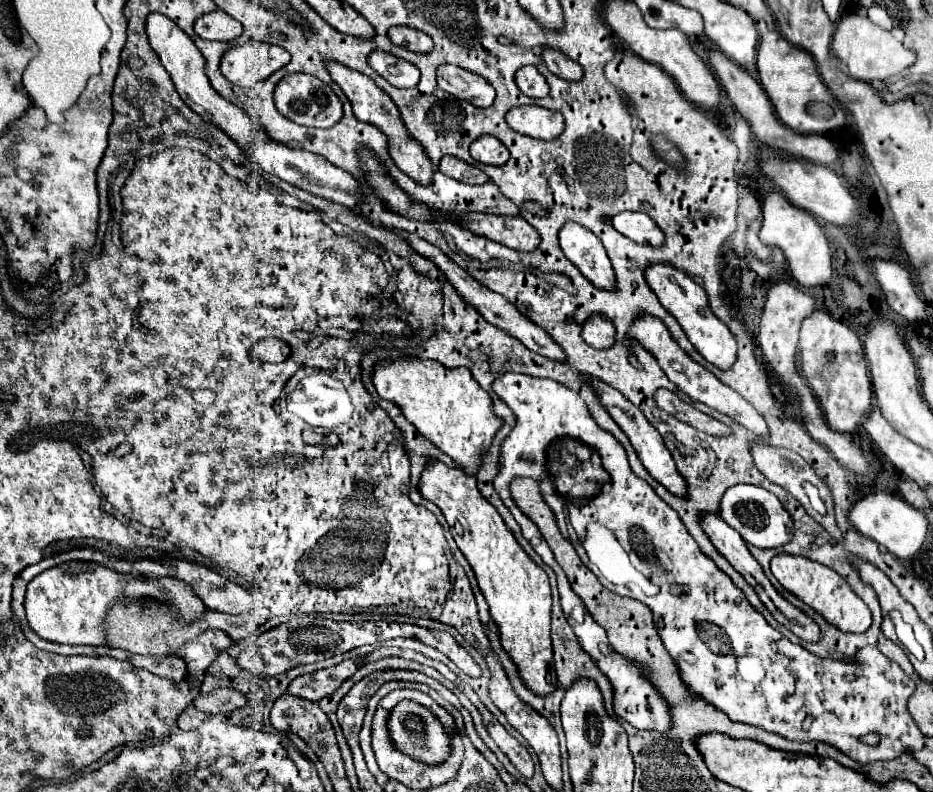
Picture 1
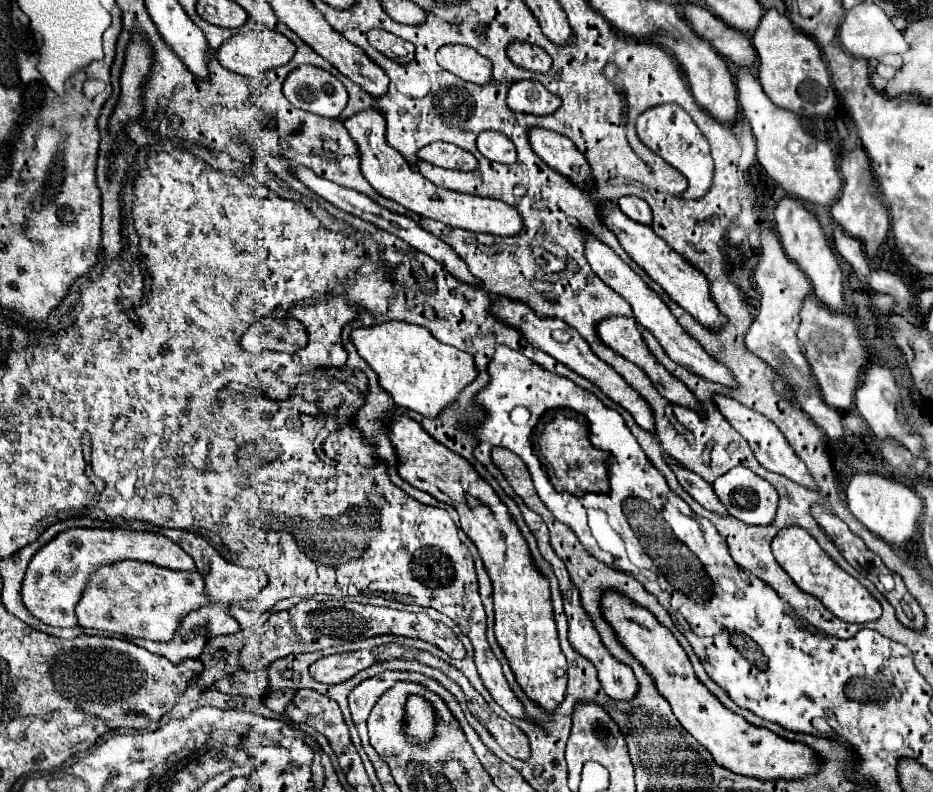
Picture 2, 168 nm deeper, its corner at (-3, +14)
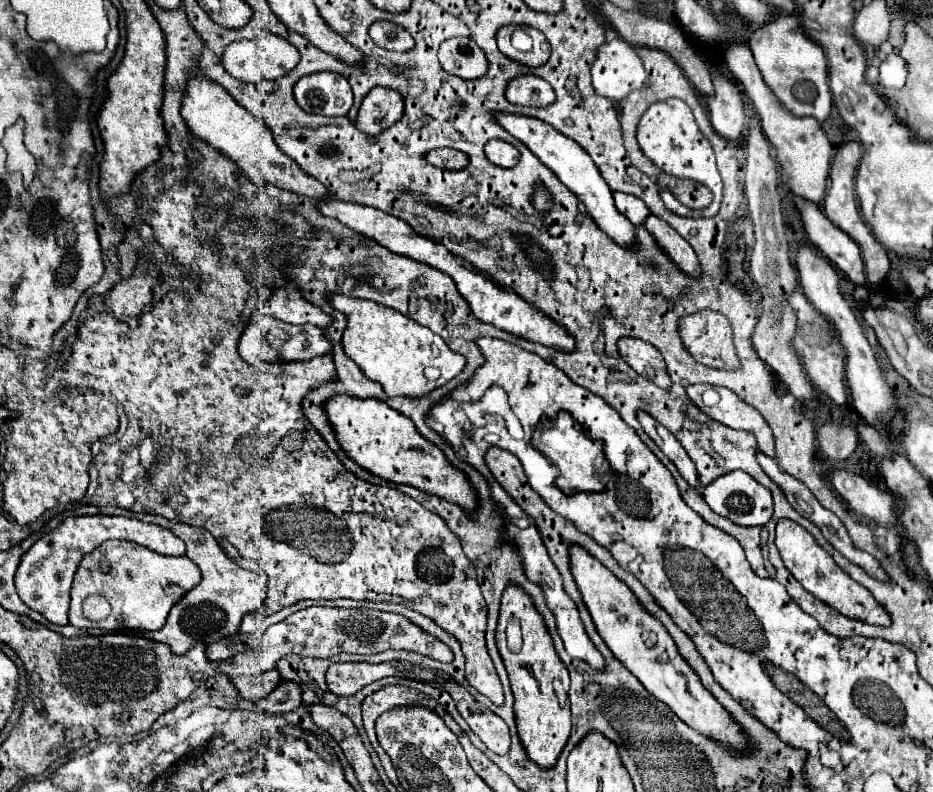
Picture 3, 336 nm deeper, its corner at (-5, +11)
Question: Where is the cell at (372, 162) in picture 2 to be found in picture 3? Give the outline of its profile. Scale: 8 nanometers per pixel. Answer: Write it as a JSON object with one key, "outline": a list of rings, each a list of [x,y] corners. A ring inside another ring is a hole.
{"outline":[[[373,87],[357,113],[355,127],[365,135],[379,135],[389,129],[403,115],[403,99],[397,91],[385,87]]]}

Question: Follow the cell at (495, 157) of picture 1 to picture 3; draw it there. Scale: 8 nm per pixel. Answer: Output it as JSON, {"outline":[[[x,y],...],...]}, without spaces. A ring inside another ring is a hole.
{"outline":[[[489,141],[485,145],[485,155],[493,165],[507,167],[507,169],[519,161],[519,151],[507,141]]]}

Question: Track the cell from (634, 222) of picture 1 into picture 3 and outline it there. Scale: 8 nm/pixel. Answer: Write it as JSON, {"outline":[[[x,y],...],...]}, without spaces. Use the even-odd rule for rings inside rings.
{"outline":[[[613,193],[615,197],[615,207],[633,223],[633,225],[643,225],[645,219],[651,215],[651,211],[647,209],[647,205],[637,199],[635,195],[627,195],[627,193]]]}

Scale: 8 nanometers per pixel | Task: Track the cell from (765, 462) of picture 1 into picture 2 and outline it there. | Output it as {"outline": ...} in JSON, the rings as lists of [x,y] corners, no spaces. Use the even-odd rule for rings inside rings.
{"outline":[[[715,394],[715,396],[711,396],[711,400],[713,400],[715,406],[719,408],[719,412],[725,416],[725,420],[727,420],[745,440],[749,440],[749,446],[751,446],[755,458],[759,460],[759,464],[761,464],[763,468],[767,468],[767,470],[771,470],[771,472],[777,472],[777,474],[783,474],[783,476],[787,476],[789,480],[795,480],[795,482],[799,482],[799,484],[803,484],[803,486],[807,486],[807,488],[815,488],[815,482],[811,480],[811,476],[809,476],[809,472],[807,472],[807,466],[805,466],[805,464],[797,458],[797,454],[789,448],[789,444],[785,442],[785,438],[781,436],[781,432],[777,430],[777,426],[775,426],[769,418],[765,418],[765,416],[759,414],[759,412],[753,412],[751,408],[747,408],[747,406],[743,406],[741,402],[737,402],[737,400],[729,398],[729,396],[723,396],[723,394]]]}

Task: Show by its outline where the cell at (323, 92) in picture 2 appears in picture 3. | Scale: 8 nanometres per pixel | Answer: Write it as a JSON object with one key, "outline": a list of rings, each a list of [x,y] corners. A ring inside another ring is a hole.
{"outline":[[[339,73],[305,75],[295,83],[293,95],[303,111],[323,117],[347,115],[353,105],[351,85]]]}

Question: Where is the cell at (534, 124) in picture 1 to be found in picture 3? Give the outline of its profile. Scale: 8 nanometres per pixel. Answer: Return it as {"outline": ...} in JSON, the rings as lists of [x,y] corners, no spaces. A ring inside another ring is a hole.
{"outline":[[[535,75],[515,77],[509,83],[505,97],[509,103],[527,107],[549,107],[555,103],[555,91],[551,89],[551,85]]]}

